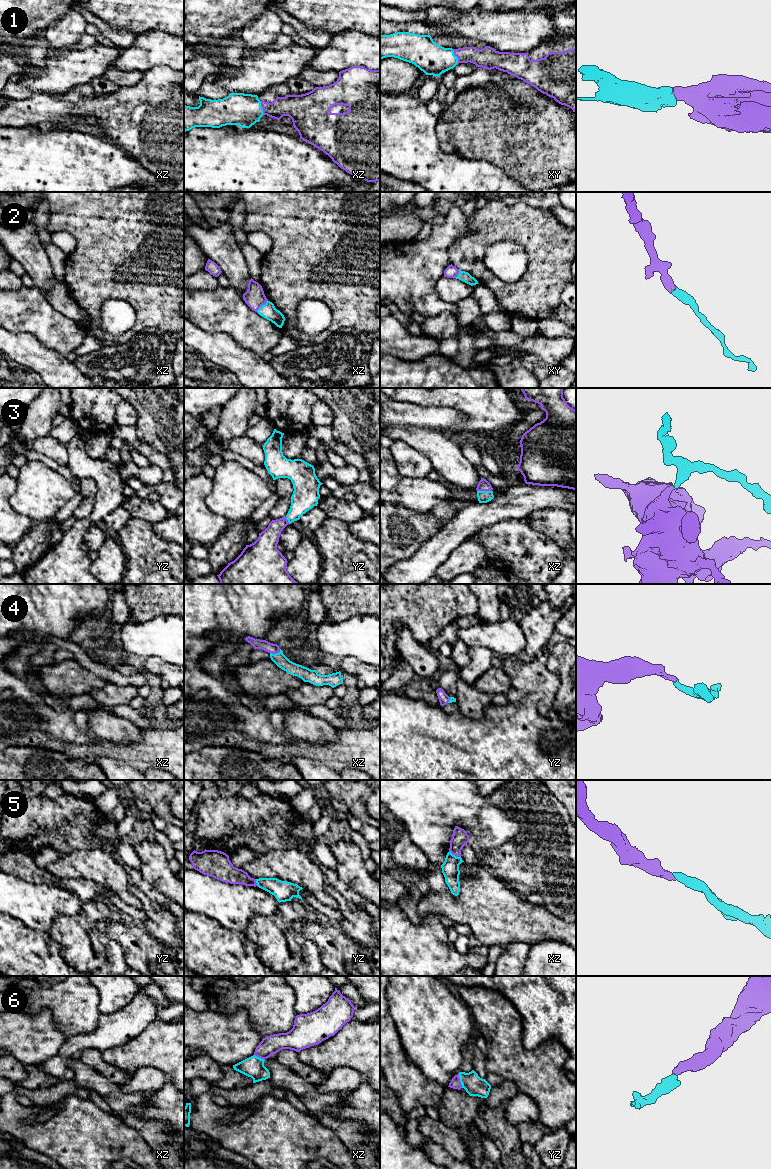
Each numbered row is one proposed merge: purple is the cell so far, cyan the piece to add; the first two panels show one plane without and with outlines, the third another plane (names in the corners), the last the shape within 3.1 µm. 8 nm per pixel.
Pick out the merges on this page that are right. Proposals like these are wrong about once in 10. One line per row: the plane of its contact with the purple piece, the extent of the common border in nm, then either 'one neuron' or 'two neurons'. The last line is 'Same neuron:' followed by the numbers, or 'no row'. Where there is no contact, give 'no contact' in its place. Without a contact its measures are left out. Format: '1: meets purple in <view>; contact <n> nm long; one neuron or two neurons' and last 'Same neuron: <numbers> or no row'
1: meets purple in xy; contact 120 nm long; one neuron
2: meets purple in xz; contact 130 nm long; one neuron
3: meets purple in xz; contact 120 nm long; one neuron
4: meets purple in xz; contact 90 nm long; one neuron
5: meets purple in xz; contact 110 nm long; one neuron
6: meets purple in yz; contact 120 nm long; one neuron
Same neuron: 1, 2, 3, 4, 5, 6

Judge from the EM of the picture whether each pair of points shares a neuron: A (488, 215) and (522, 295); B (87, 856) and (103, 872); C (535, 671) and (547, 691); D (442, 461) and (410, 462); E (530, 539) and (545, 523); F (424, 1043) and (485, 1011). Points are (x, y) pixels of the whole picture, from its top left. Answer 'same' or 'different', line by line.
A: same
B: same
C: same
D: different
E: different
F: different

